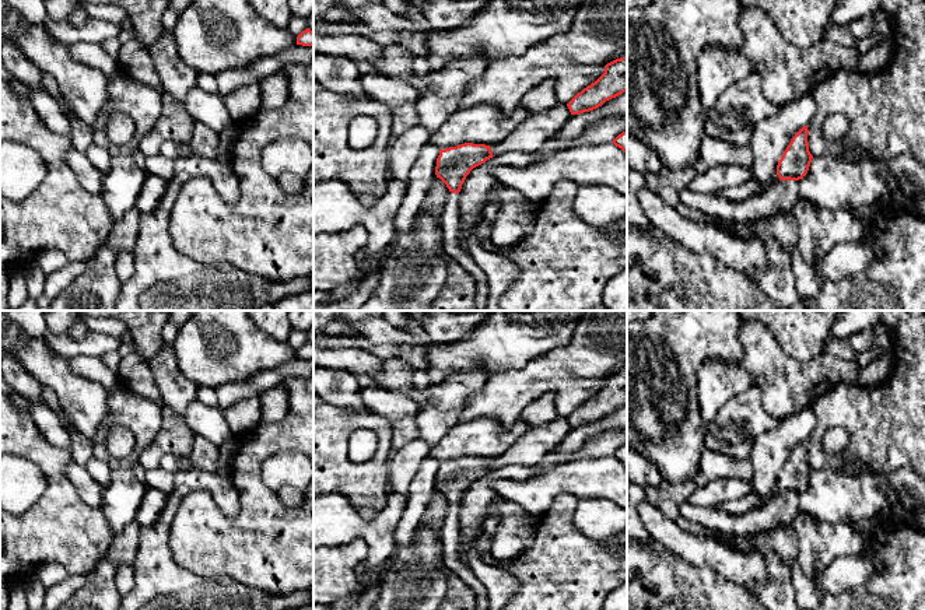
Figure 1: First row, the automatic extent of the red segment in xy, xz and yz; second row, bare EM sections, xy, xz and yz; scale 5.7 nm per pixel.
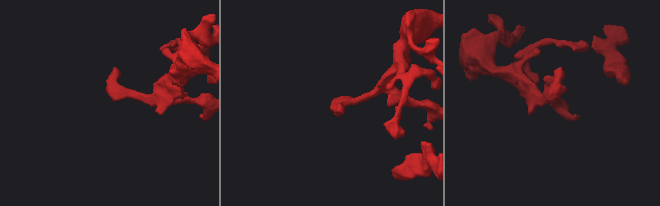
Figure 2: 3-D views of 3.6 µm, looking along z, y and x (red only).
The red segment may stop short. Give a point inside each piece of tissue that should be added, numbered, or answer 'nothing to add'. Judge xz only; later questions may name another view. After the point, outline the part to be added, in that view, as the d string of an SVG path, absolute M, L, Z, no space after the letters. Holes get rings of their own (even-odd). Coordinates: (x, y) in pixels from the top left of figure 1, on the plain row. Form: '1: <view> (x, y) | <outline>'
1: xz (451, 539) | M449 506L444 522L441 541L444 567L459 576L476 595L476 610L488 610L488 592L472 568L462 561L462 537L459 508Z

